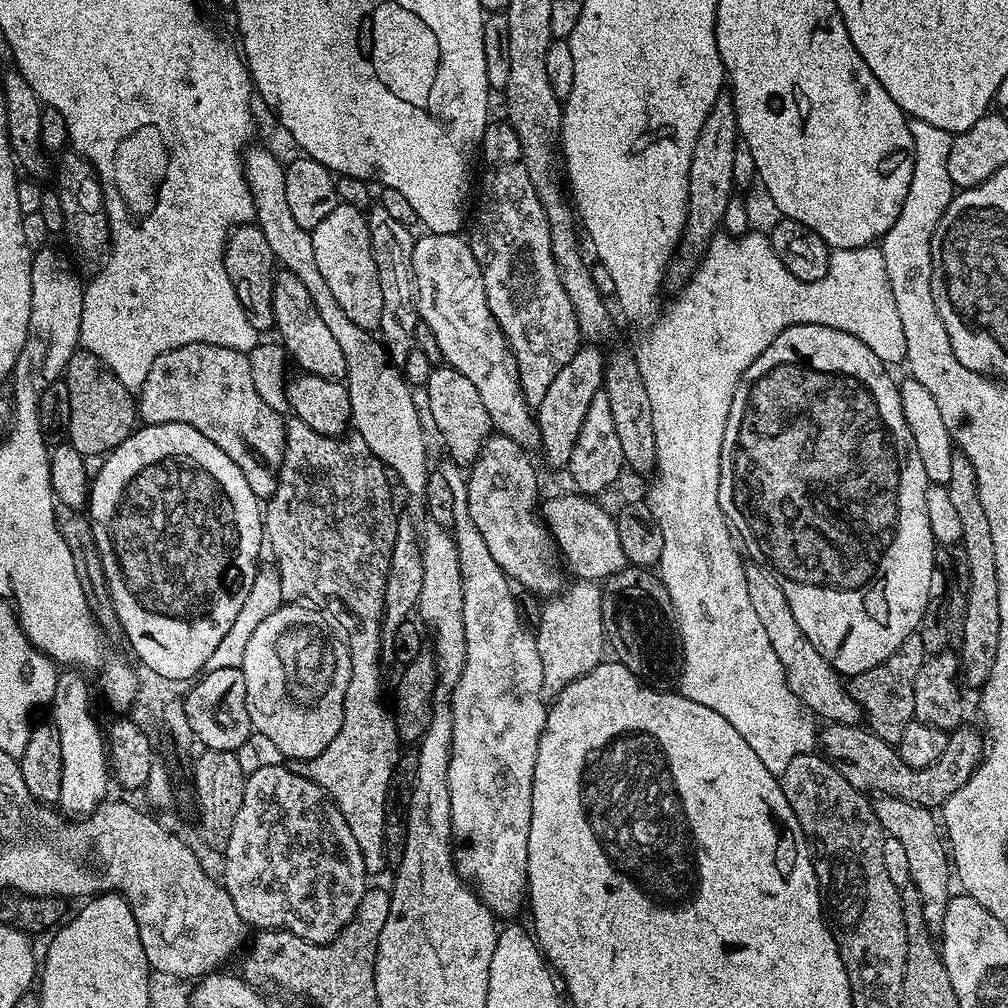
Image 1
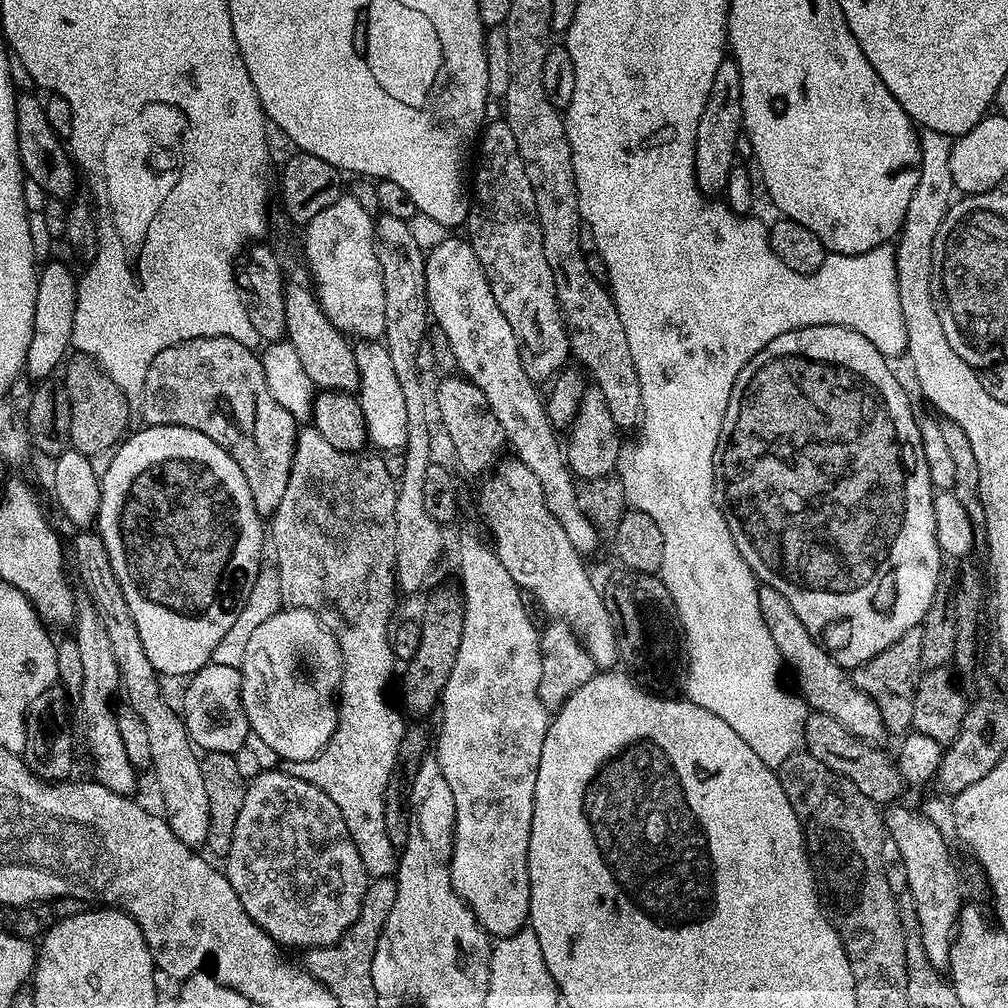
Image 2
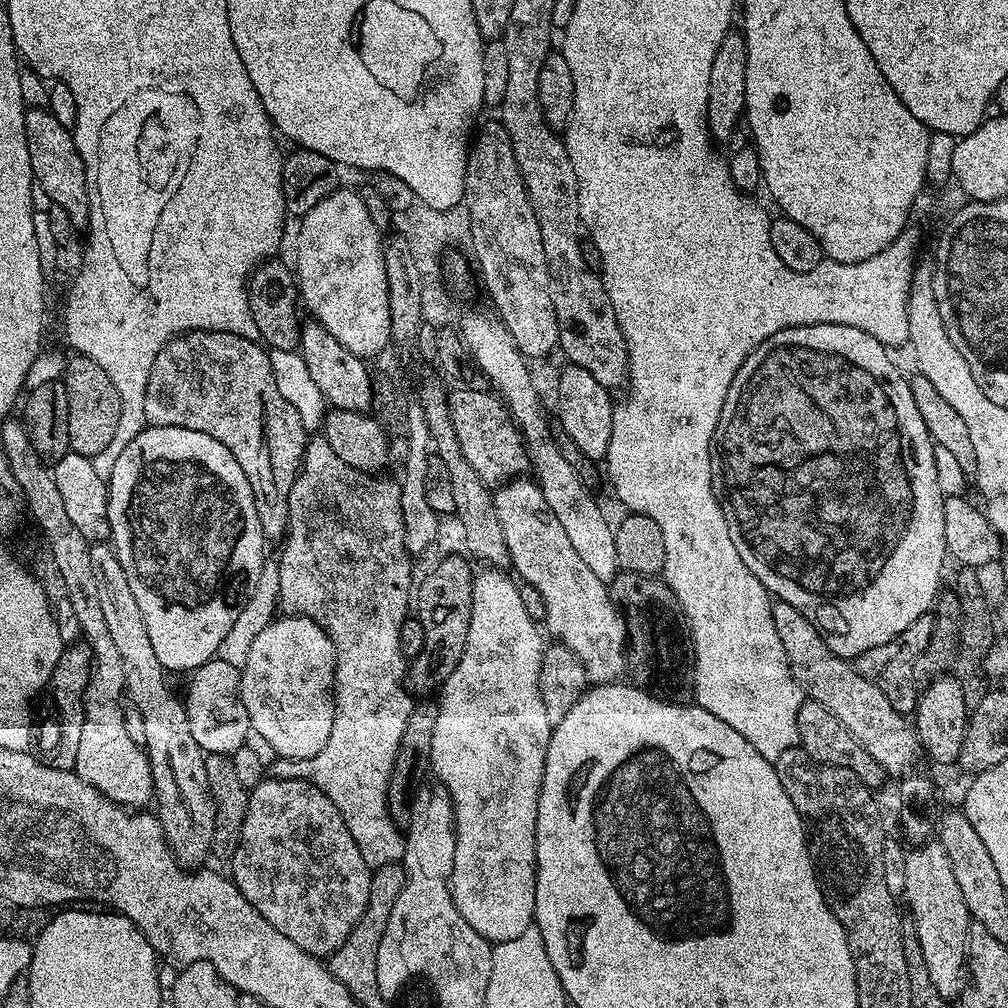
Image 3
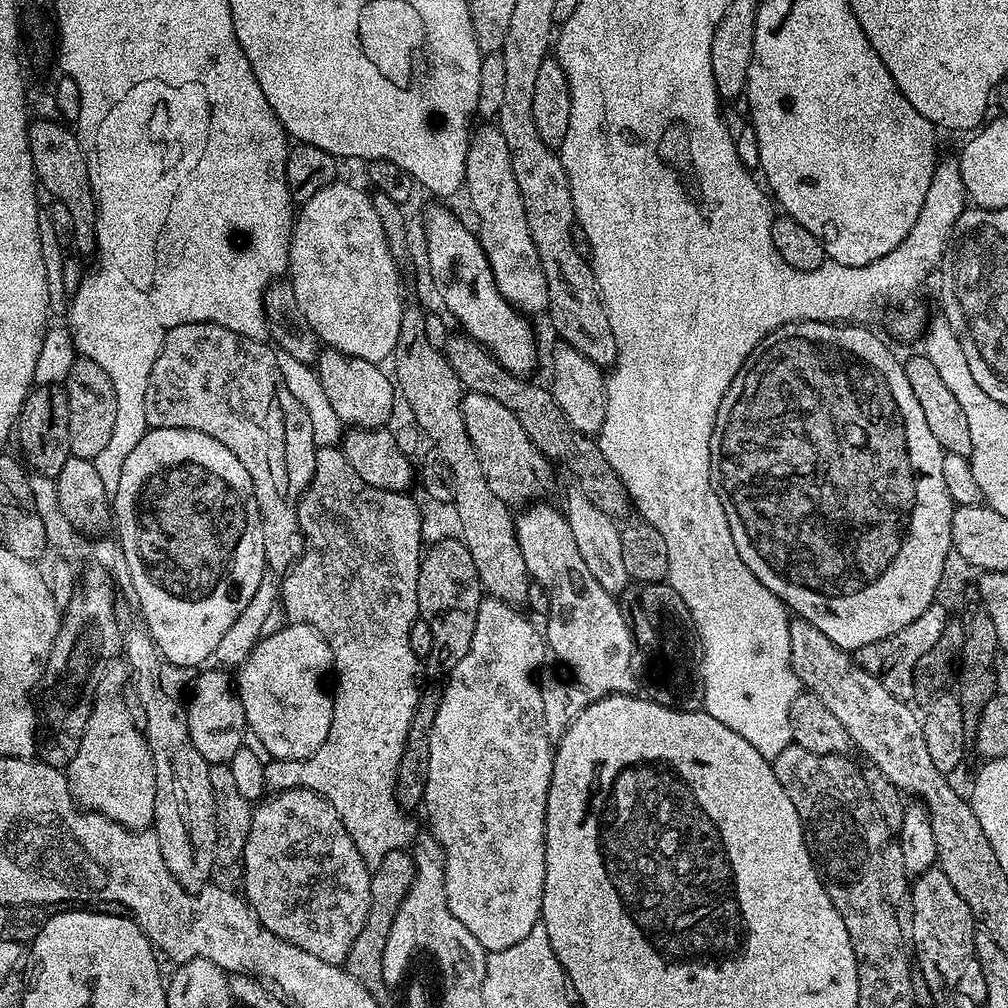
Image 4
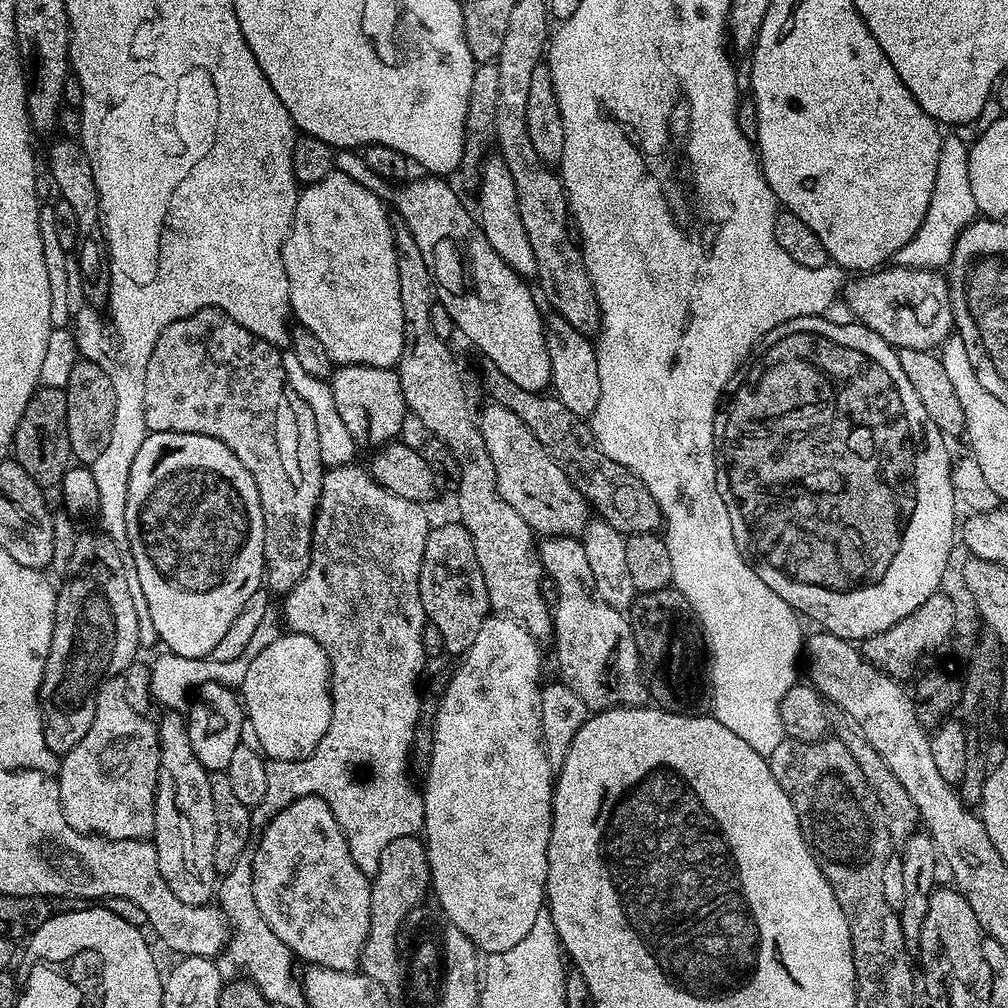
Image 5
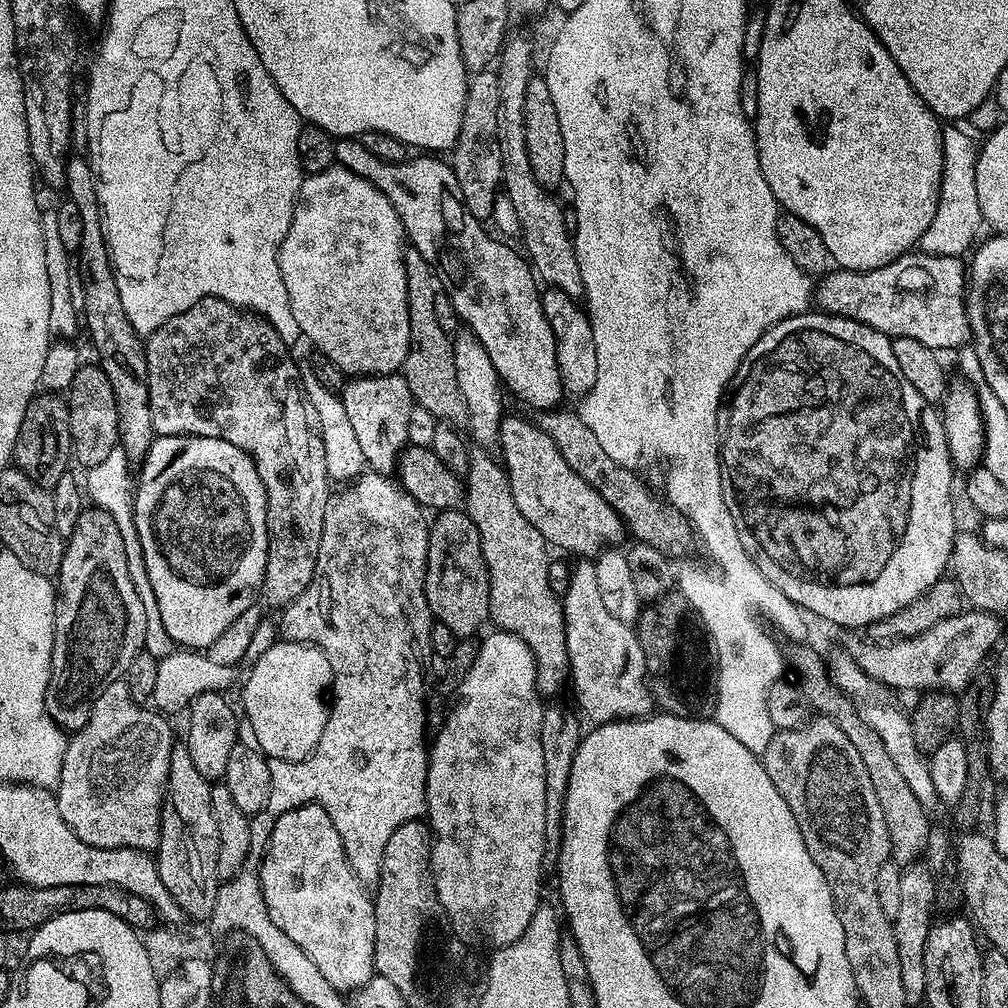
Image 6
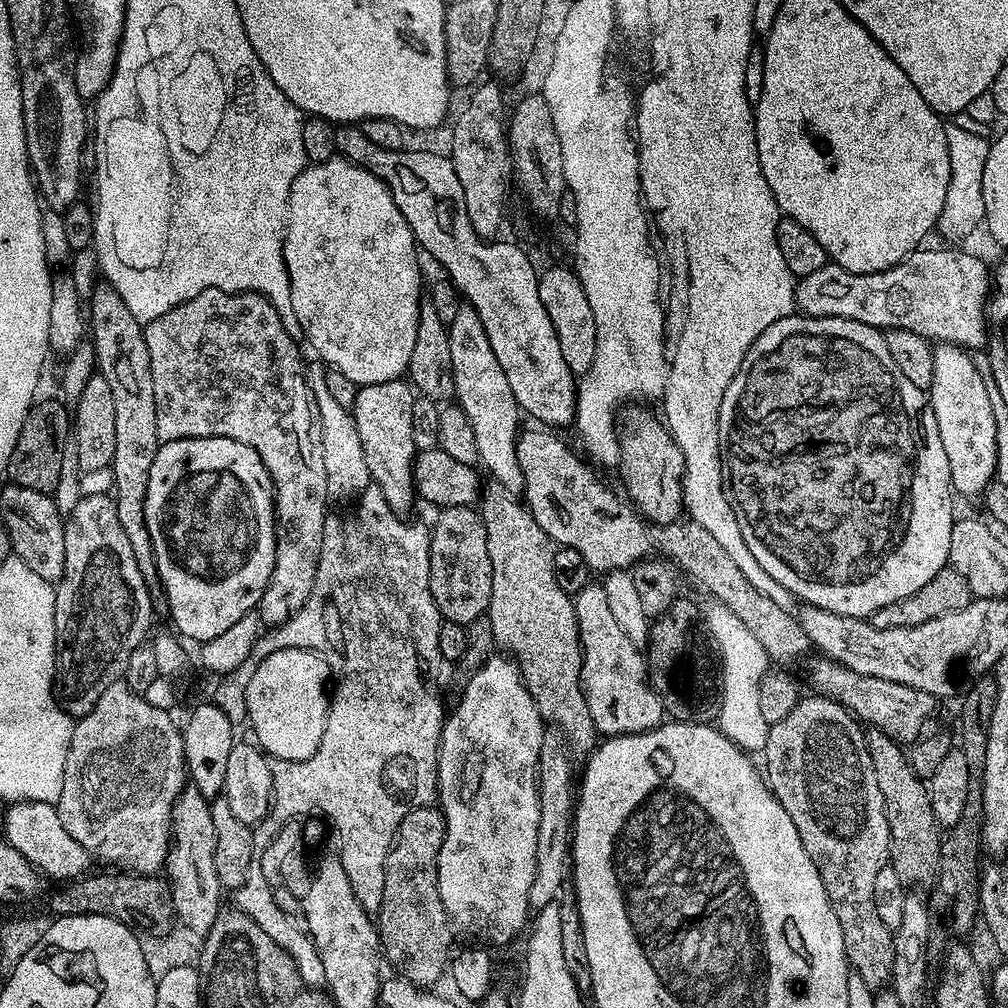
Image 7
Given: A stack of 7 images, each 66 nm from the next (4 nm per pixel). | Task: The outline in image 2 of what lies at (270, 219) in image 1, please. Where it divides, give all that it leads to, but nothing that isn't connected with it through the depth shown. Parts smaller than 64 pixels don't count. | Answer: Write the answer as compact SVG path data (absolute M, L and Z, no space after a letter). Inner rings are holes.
M361 340L353 347L352 353L358 364L360 386L358 399L362 418L366 422L369 441L377 444L379 451L399 453L408 445L408 430L406 422L406 400L402 396L401 387L394 374L393 363L385 345L380 340Z

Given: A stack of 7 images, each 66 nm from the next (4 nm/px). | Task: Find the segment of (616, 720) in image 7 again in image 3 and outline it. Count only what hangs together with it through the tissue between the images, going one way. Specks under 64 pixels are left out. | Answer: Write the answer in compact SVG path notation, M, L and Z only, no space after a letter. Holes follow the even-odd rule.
M517 478L509 480L507 484L499 485L492 497L494 510L498 514L498 522L502 525L502 534L506 537L506 550L511 567L516 567L515 575L525 584L540 591L545 599L546 614L543 623L548 626L547 635L553 641L566 645L582 662L589 681L593 685L610 684L621 679L626 672L626 633L624 631L624 617L620 609L612 600L609 585L598 579L582 562L578 550L570 542L570 534L566 534L562 522L554 518L554 510L546 506L546 498L542 494L540 485L532 478Z

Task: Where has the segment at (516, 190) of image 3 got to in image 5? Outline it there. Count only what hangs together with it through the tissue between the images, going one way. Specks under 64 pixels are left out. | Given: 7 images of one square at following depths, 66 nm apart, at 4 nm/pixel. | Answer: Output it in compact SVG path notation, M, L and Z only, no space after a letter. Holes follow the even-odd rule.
M498 154L489 155L479 169L479 180L480 212L478 211L478 219L487 241L520 276L535 277L537 260L534 258L534 250L531 249L530 238L526 235L526 228L522 226L521 214L518 213L518 194L514 190L514 178L510 178L510 170L506 170L504 159Z

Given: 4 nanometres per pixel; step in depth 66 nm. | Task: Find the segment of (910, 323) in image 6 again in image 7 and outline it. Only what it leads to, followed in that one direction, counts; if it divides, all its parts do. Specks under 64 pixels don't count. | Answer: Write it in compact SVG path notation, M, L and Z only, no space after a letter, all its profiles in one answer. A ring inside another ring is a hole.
M921 247L911 252L900 264L881 272L854 274L839 264L827 263L814 274L799 277L796 282L796 307L805 316L846 318L869 324L872 328L901 328L922 334L929 342L959 344L965 350L985 347L989 329L986 327L986 305L990 299L990 268L972 252L959 252L959 247Z

